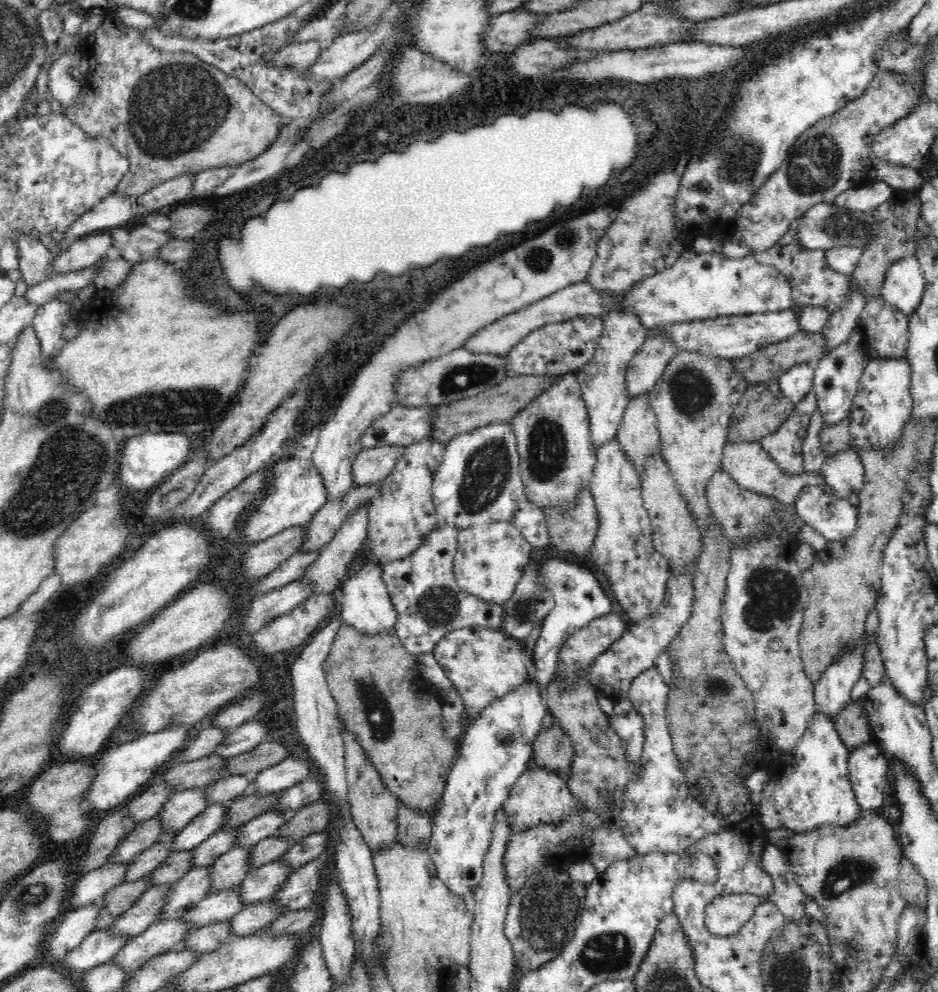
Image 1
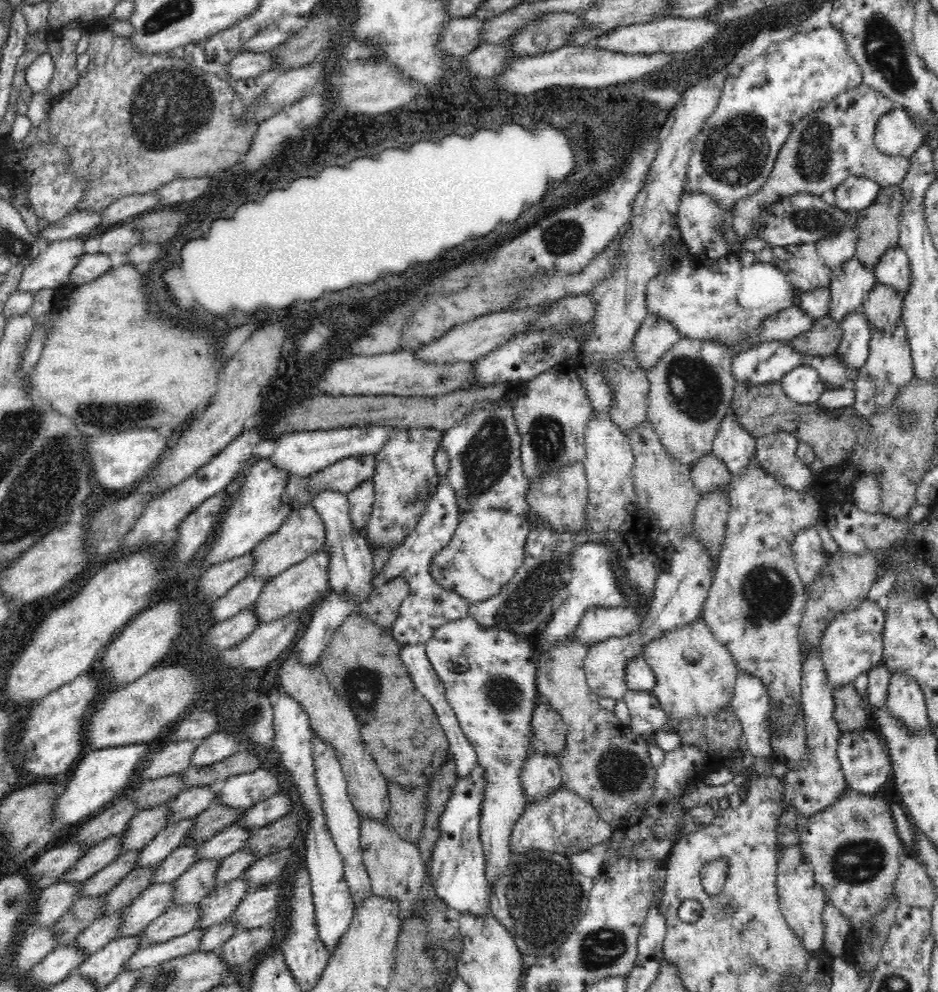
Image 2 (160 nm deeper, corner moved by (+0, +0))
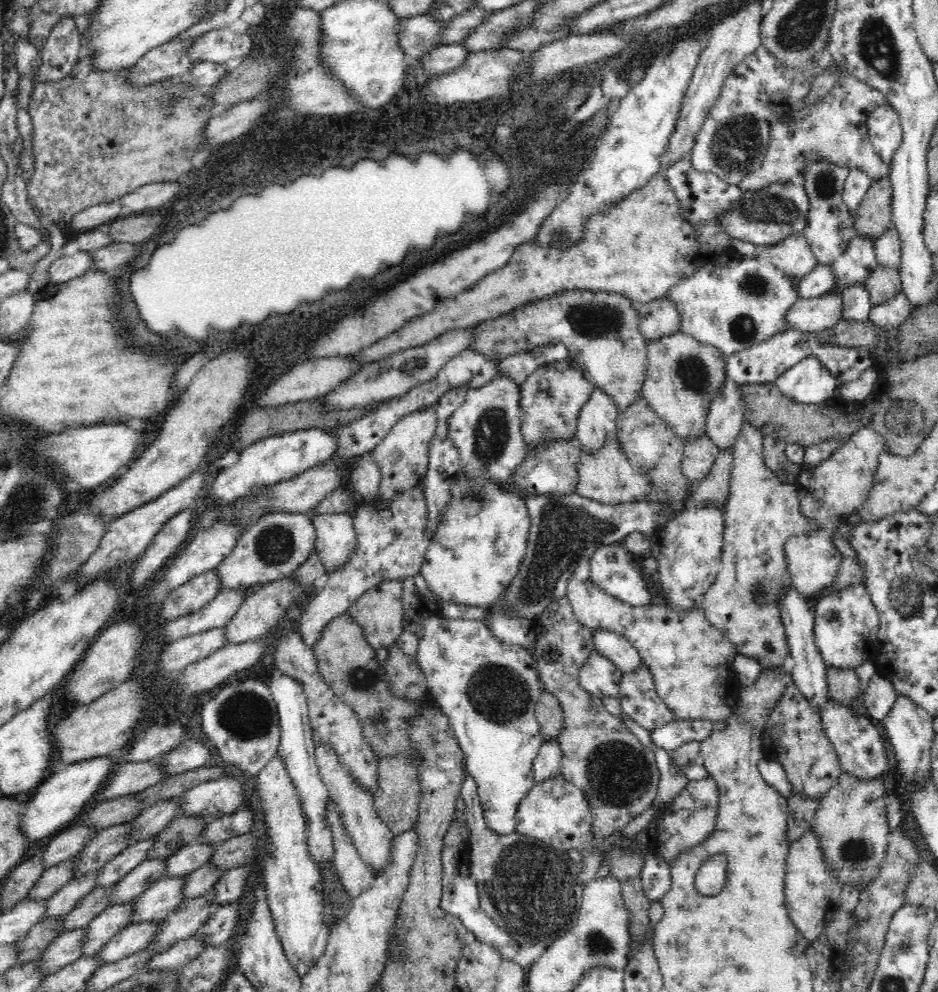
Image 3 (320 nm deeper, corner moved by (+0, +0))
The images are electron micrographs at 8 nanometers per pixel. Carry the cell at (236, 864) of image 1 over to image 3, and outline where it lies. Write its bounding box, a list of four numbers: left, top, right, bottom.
[132,876,185,925]

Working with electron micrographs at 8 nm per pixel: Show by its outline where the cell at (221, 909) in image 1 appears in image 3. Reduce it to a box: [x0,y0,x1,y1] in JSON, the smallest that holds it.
[97,922,162,964]

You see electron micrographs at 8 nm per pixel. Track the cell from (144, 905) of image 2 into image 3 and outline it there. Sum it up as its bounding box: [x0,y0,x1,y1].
[82,900,134,958]

